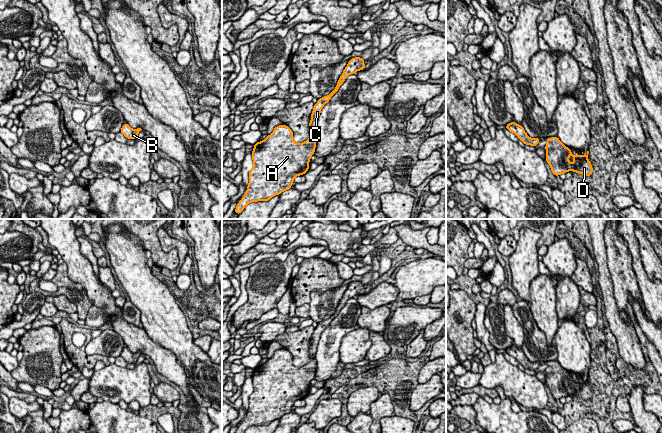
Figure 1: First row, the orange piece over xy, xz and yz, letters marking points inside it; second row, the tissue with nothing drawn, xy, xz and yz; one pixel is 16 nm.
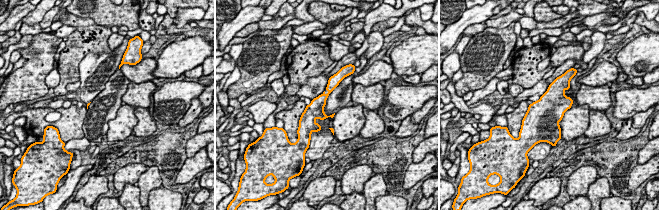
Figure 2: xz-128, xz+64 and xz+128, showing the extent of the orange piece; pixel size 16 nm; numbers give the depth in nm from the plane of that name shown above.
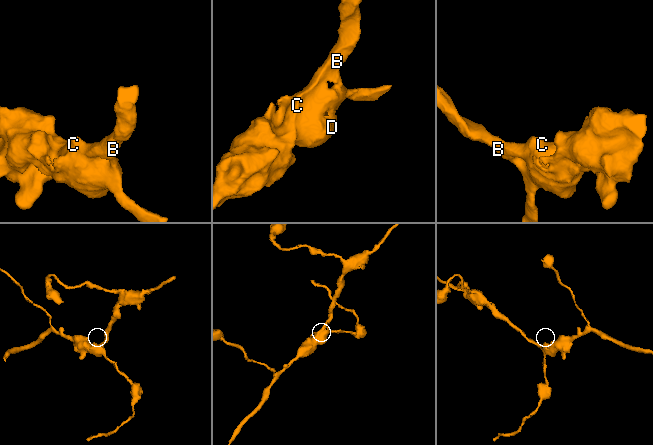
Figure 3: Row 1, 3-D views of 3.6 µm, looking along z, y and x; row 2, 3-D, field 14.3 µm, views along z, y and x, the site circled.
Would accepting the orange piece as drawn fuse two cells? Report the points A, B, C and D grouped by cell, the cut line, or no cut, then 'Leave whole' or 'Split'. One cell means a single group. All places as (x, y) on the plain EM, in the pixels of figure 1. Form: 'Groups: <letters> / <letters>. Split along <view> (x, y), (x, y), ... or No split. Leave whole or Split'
Groups: A B C D. No split. Leave whole

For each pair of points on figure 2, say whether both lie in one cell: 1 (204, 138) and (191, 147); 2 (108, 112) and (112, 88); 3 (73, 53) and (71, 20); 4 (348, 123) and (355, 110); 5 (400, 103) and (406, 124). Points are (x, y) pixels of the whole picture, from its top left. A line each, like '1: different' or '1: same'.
1: same
2: same
3: same
4: same
5: different

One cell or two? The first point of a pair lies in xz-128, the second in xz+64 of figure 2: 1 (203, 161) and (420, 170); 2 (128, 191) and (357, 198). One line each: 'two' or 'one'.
1: one
2: one

